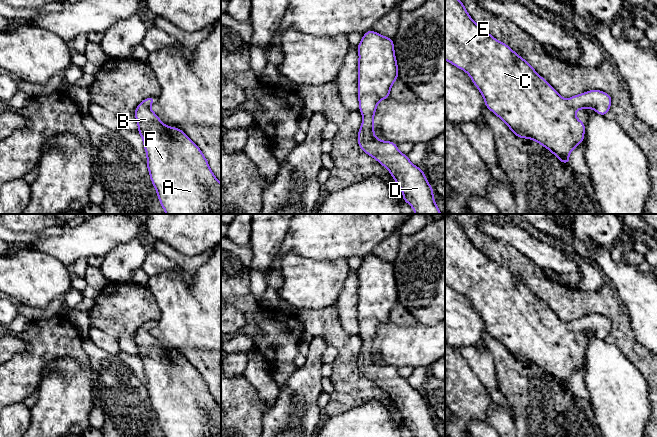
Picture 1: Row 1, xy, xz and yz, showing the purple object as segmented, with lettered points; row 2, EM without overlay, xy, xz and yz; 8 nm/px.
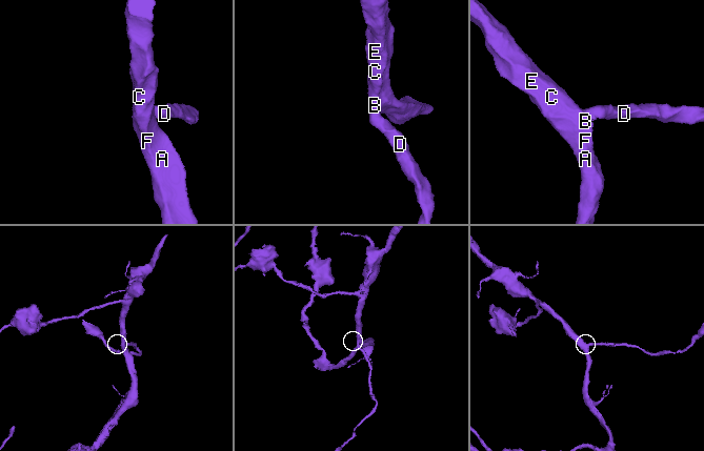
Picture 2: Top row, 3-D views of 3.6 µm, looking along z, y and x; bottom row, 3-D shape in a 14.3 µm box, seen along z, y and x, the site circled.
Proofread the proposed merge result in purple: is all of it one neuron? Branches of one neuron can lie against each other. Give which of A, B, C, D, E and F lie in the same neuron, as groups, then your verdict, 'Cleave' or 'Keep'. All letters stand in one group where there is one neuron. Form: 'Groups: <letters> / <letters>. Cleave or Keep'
Groups: A B C D E F. Keep

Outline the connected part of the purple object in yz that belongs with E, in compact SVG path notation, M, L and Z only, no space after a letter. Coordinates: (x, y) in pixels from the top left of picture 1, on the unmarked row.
M445 214L445 284L464 294L471 301L485 323L485 330L501 342L517 361L537 365L563 387L570 388L569 377L584 364L585 348L577 343L575 335L591 332L604 340L611 330L611 320L597 313L567 324L561 321L527 285L477 249L455 217L449 214Z

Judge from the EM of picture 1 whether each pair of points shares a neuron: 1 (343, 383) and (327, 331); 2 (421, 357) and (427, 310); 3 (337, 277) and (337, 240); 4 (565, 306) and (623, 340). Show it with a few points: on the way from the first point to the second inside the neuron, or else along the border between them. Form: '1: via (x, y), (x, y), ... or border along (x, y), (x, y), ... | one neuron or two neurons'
1: via (343, 370), (343, 347), (340, 344) | one neuron
2: border along (417, 321), (423, 324), (434, 325) | two neurons
3: border along (345, 258), (313, 259) | two neurons
4: via (583, 306), (604, 306), (620, 322) | one neuron

